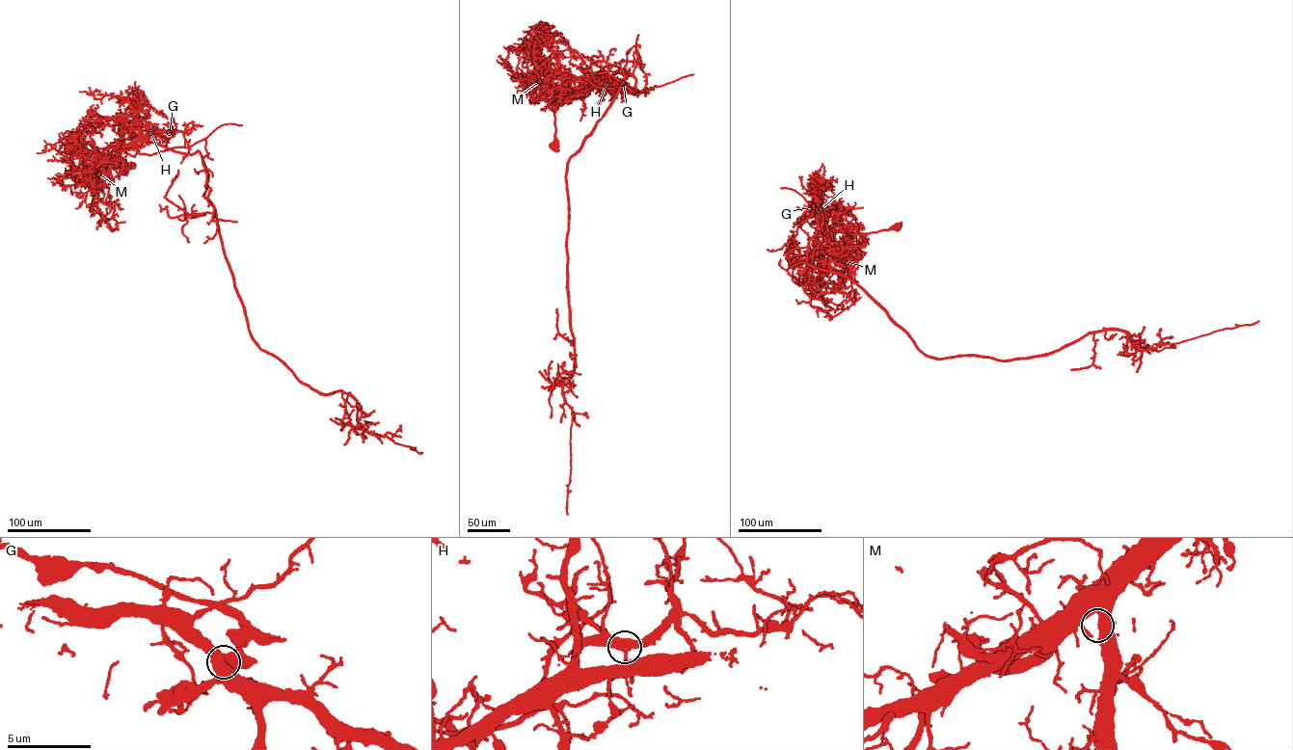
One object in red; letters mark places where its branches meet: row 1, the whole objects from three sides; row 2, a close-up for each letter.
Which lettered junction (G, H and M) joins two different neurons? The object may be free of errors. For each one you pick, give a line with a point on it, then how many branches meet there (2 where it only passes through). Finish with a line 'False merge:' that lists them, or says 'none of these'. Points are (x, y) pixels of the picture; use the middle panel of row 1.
G: (623, 83) | 4
False merge: G

